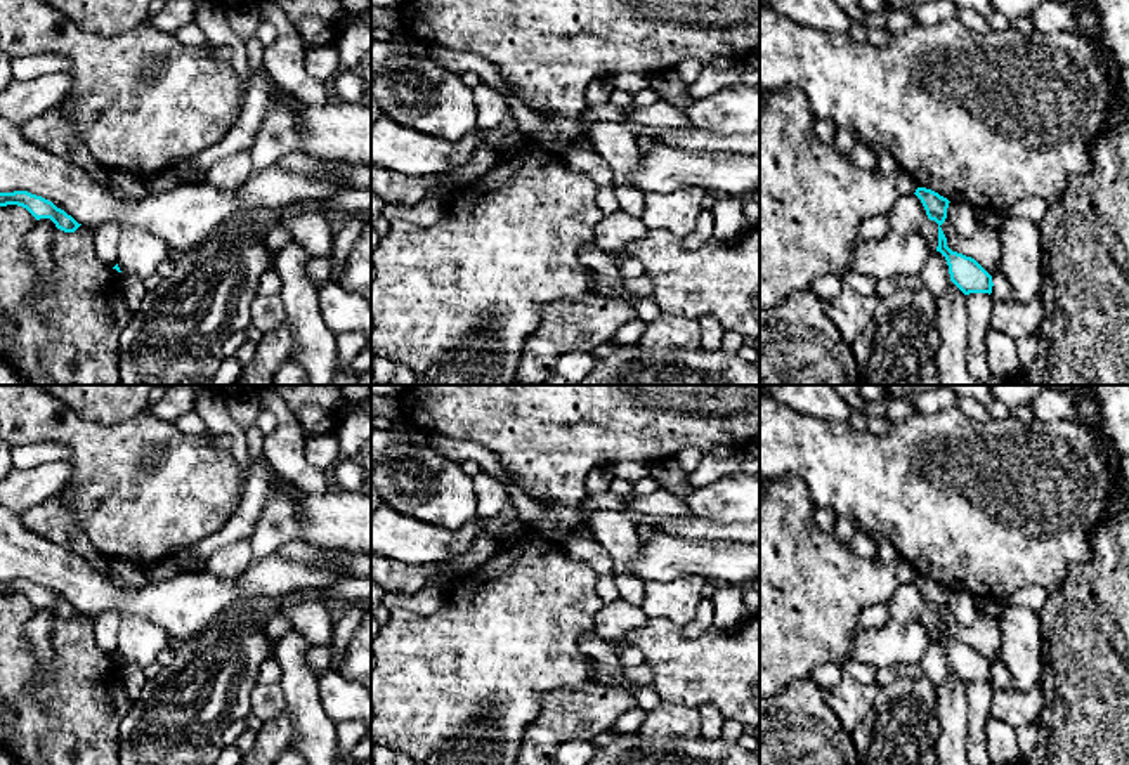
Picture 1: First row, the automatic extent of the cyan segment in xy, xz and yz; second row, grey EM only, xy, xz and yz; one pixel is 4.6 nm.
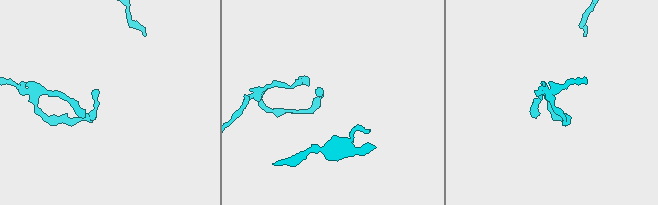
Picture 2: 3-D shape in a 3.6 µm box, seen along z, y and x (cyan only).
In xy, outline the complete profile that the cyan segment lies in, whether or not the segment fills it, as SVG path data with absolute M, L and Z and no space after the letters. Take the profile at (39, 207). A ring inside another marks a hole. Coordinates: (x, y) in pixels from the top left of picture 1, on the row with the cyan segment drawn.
M28 191L0 193L0 206L7 205L26 208L36 220L50 219L64 232L75 232L82 226L52 201Z

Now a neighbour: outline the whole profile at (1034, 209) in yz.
M1027 196L1015 206L1011 215L1041 224L1046 212L1047 212L1047 205L1041 198Z

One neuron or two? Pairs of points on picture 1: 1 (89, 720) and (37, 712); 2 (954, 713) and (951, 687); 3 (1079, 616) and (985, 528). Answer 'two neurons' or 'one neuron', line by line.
1: one neuron
2: one neuron
3: two neurons

